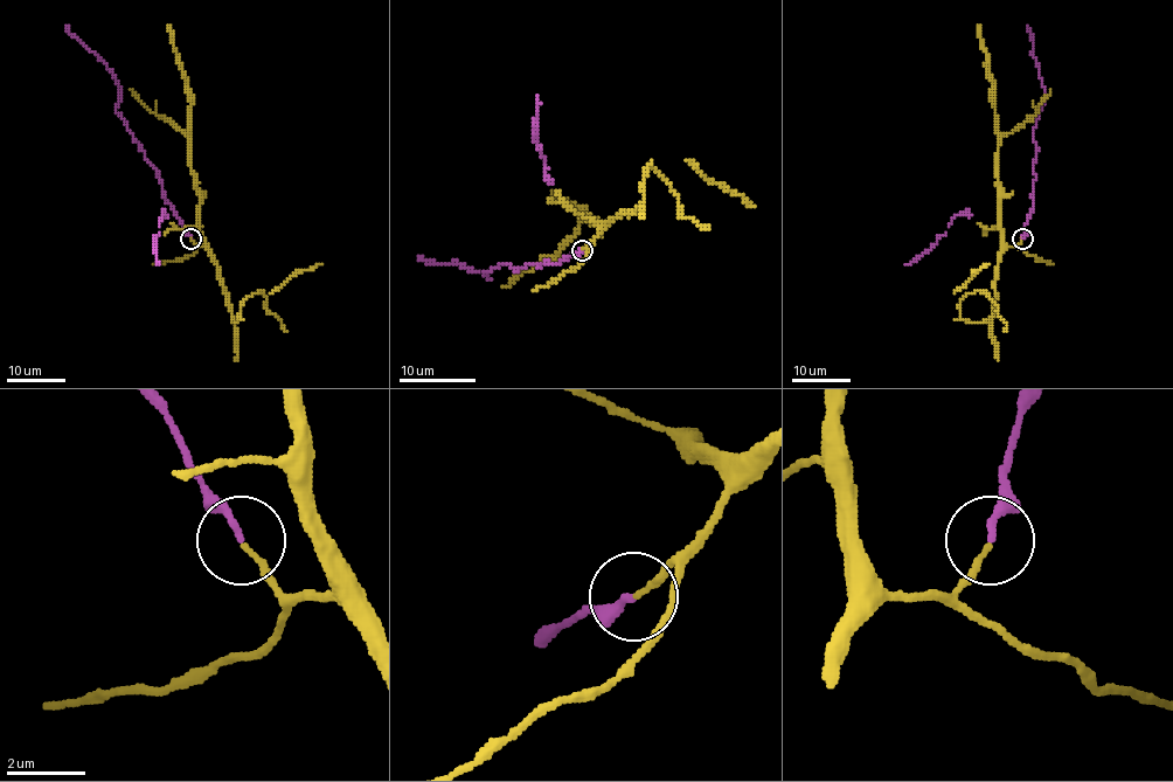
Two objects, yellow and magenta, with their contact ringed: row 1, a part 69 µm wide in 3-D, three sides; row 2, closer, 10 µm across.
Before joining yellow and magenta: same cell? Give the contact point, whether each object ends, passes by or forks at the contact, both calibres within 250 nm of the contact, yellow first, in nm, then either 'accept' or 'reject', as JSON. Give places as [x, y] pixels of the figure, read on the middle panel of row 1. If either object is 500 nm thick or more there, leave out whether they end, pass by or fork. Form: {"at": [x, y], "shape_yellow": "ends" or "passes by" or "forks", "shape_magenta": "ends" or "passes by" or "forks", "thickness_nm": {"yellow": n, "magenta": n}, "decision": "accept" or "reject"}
{"at": [582, 250], "shape_yellow": "ends", "shape_magenta": "ends", "thickness_nm": {"yellow": 130, "magenta": 170}, "decision": "accept"}

